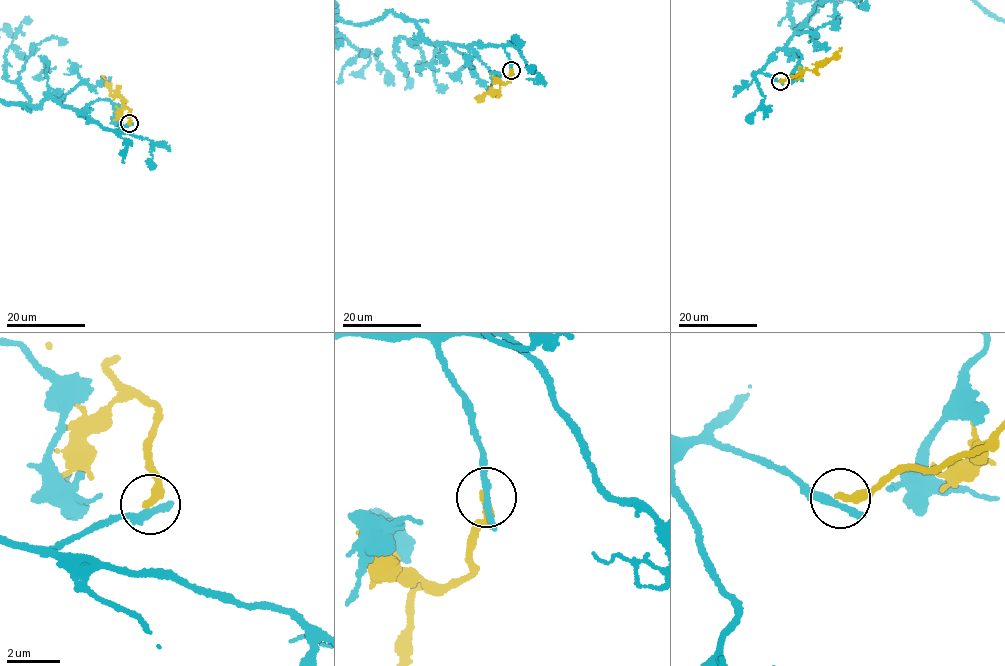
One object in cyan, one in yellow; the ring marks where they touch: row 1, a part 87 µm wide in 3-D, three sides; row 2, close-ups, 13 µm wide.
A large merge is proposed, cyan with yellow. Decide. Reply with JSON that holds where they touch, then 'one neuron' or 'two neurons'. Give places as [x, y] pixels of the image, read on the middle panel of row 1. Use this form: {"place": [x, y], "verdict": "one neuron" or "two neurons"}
{"place": [511, 70], "verdict": "two neurons"}

